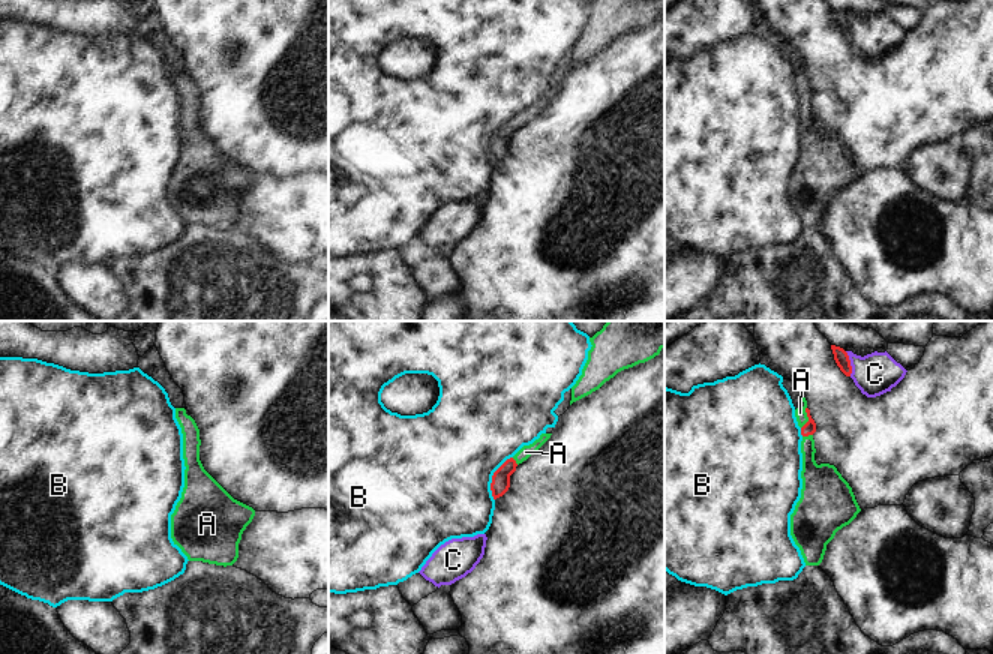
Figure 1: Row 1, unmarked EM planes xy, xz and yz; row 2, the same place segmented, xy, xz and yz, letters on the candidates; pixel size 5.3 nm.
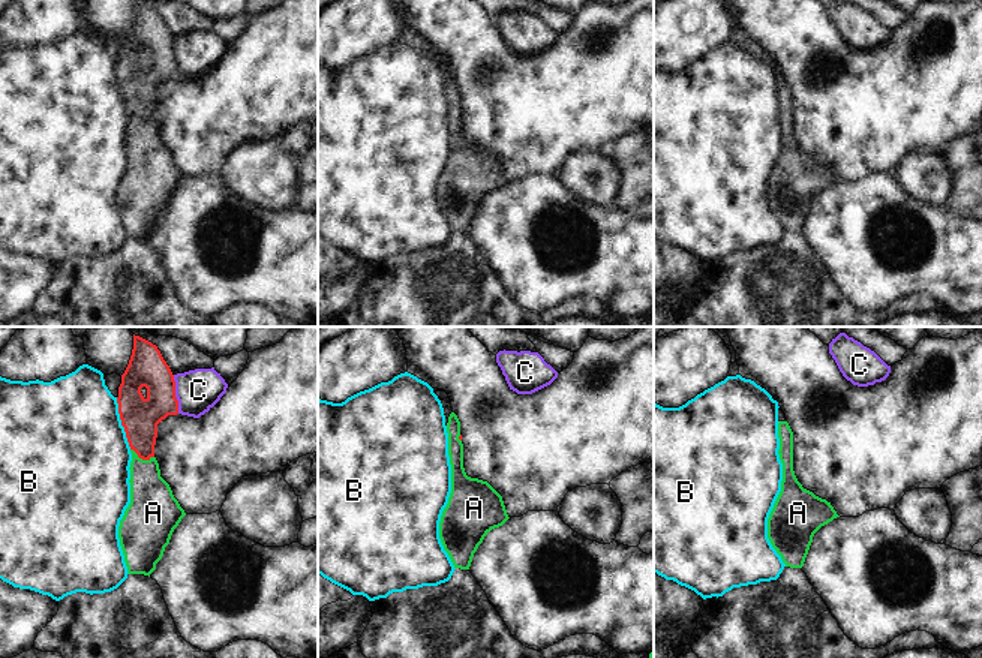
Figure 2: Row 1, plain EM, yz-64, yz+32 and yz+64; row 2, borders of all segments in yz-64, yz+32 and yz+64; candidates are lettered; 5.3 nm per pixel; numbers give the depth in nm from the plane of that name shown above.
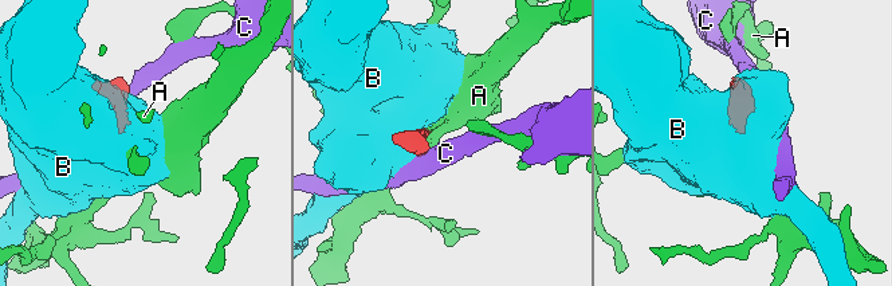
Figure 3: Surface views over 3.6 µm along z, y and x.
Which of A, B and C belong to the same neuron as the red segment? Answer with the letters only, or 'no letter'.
A

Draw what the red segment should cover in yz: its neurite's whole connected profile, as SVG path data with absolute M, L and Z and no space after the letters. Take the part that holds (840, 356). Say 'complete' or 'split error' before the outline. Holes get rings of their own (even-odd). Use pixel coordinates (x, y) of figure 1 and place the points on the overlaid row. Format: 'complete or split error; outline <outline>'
complete; outline M831 345L832 354L834 354L834 360L837 363L837 366L840 368L840 370L846 375L850 376L852 374L852 366L850 366L850 360L848 352L836 345Z

